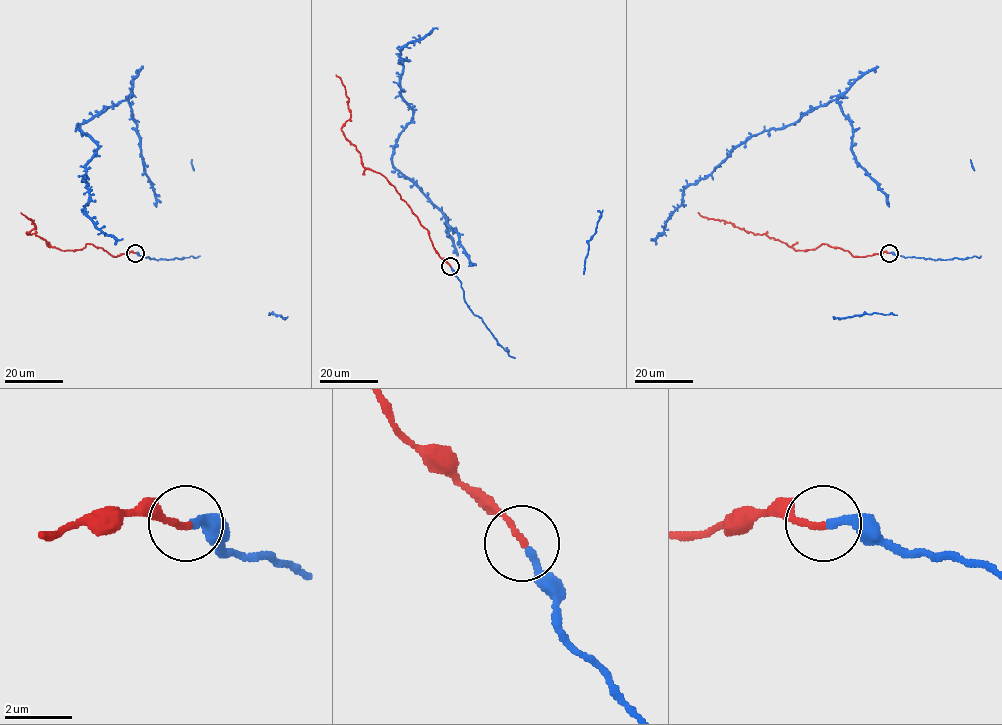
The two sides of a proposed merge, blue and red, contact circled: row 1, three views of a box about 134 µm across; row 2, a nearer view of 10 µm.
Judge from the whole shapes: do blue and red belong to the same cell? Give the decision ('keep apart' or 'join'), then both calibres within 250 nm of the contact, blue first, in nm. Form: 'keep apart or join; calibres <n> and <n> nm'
join; calibres 240 and 200 nm

